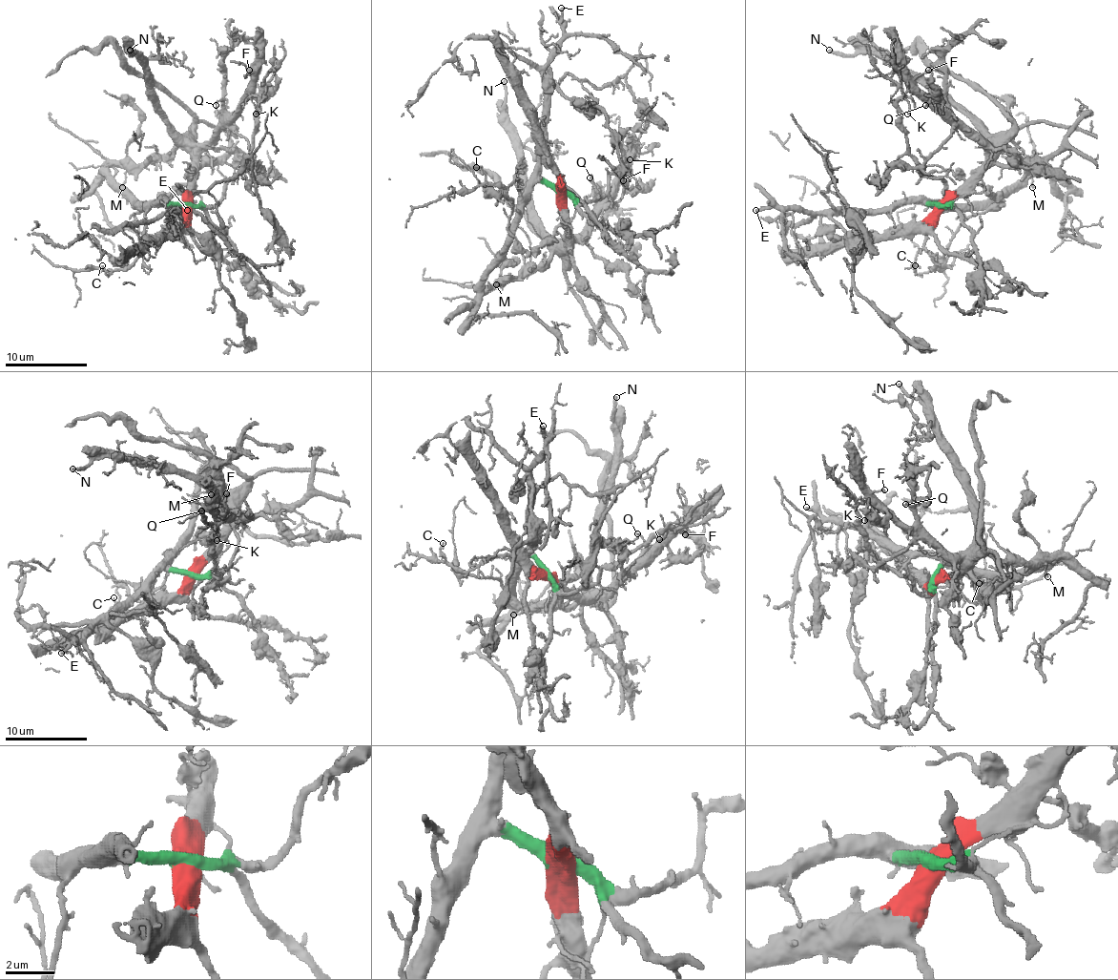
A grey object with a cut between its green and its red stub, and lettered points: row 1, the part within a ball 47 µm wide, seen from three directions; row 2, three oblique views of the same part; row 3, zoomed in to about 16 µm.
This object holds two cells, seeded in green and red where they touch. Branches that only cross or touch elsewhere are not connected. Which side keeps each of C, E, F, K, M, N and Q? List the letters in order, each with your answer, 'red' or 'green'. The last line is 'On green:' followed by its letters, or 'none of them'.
C: green
E: green
F: red
K: green
M: red
N: red
Q: red
On green: C, E, K

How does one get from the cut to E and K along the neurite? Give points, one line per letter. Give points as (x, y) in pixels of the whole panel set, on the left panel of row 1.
E: (186, 206), (170, 206), (165, 202), (172, 212), (188, 206), (188, 210)
K: (186, 206), (208, 206), (218, 202), (227, 183), (251, 153), (258, 106), (255, 95), (251, 100), (255, 114)

